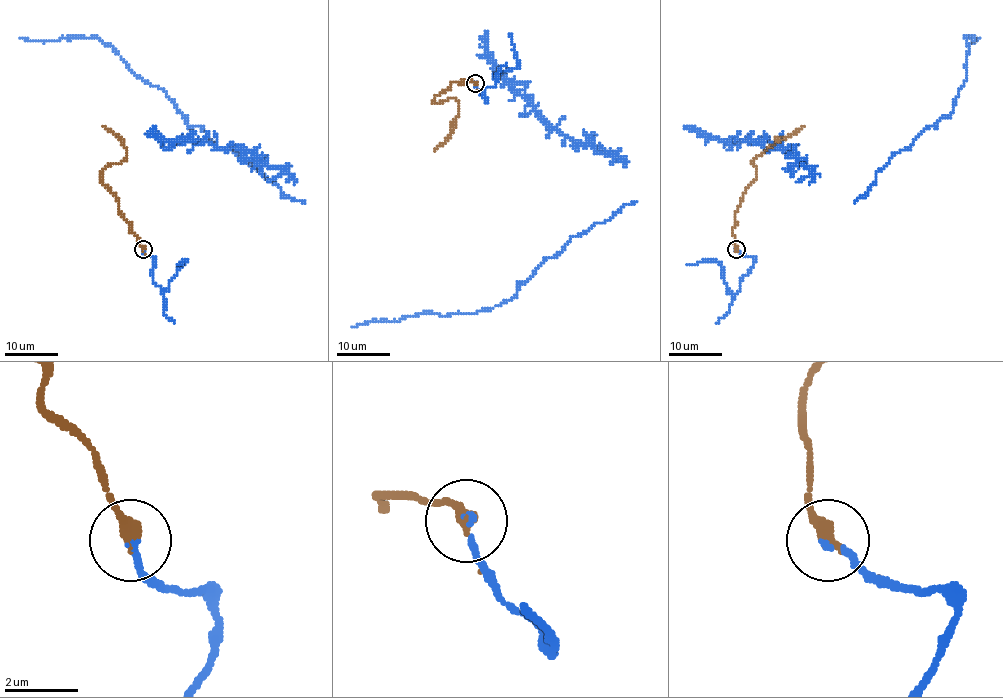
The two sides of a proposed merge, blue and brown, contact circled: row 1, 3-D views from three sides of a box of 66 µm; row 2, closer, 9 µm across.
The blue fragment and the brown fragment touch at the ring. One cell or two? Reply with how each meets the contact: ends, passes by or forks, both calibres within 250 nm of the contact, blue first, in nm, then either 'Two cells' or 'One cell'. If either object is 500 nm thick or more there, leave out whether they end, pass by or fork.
At the ring blue ends. At the ring brown ends. Thickness 130 nm (blue) against 420 nm. One cell

